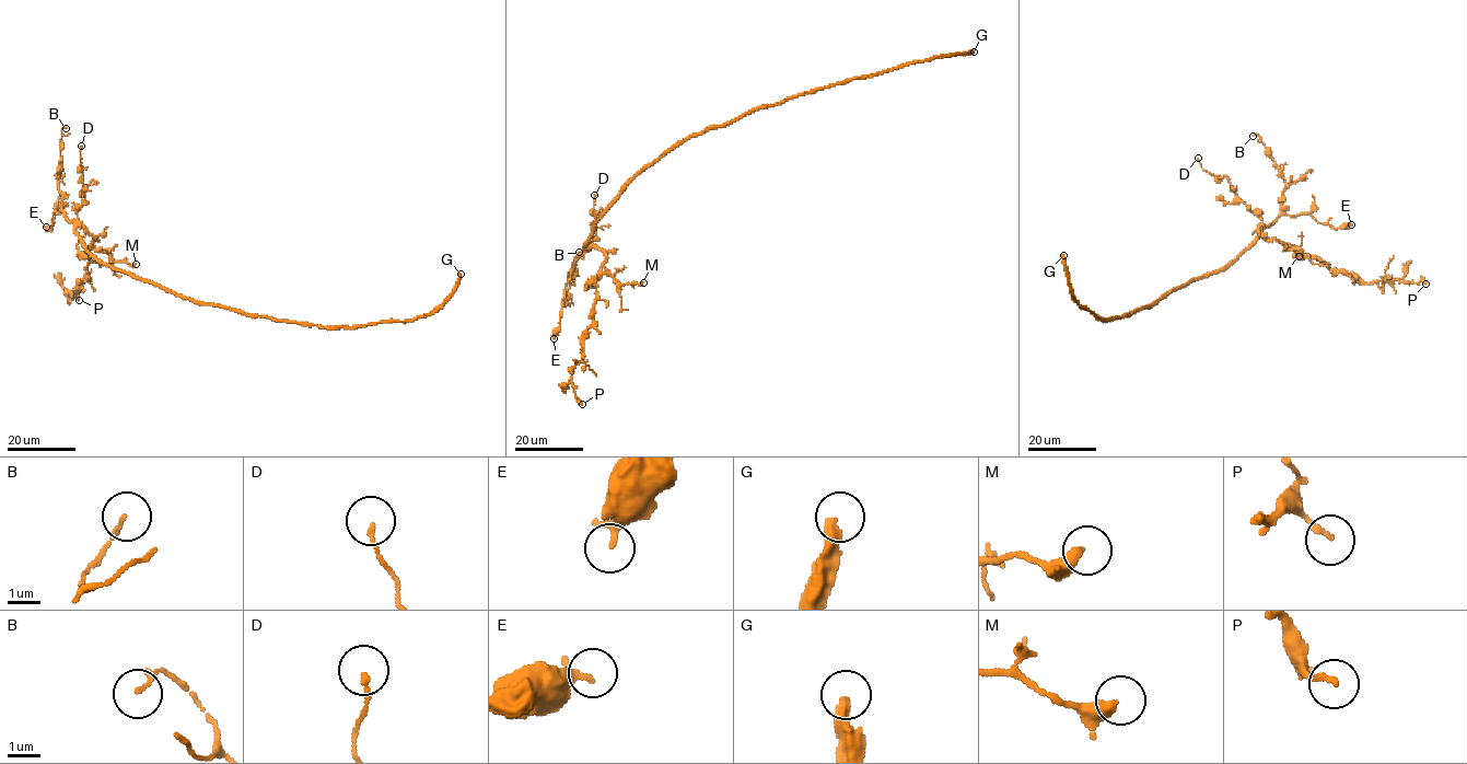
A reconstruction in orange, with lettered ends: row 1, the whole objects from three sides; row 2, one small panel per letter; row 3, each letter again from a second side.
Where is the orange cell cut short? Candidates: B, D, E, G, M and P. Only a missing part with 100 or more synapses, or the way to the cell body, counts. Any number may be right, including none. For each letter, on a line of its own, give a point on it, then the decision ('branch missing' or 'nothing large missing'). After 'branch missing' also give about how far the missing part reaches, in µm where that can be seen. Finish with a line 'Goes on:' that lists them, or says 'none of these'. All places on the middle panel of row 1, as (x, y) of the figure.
B: (579, 252) | nothing large missing
D: (594, 195) | nothing large missing
E: (554, 338) | nothing large missing
G: (974, 51) | branch missing | 160 µm
M: (643, 282) | nothing large missing
P: (582, 404) | nothing large missing
Goes on: G

